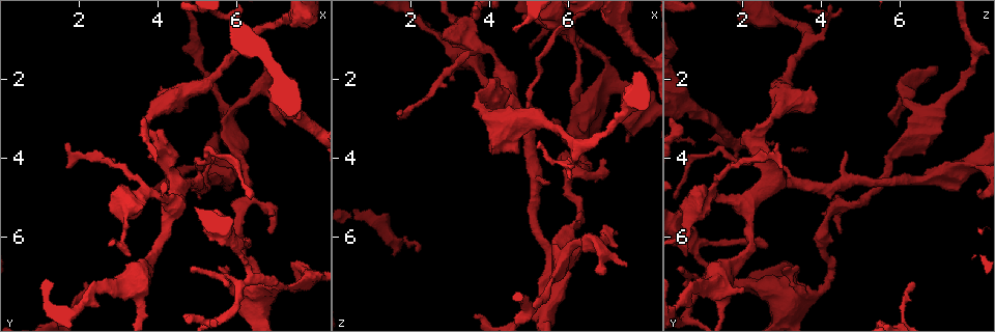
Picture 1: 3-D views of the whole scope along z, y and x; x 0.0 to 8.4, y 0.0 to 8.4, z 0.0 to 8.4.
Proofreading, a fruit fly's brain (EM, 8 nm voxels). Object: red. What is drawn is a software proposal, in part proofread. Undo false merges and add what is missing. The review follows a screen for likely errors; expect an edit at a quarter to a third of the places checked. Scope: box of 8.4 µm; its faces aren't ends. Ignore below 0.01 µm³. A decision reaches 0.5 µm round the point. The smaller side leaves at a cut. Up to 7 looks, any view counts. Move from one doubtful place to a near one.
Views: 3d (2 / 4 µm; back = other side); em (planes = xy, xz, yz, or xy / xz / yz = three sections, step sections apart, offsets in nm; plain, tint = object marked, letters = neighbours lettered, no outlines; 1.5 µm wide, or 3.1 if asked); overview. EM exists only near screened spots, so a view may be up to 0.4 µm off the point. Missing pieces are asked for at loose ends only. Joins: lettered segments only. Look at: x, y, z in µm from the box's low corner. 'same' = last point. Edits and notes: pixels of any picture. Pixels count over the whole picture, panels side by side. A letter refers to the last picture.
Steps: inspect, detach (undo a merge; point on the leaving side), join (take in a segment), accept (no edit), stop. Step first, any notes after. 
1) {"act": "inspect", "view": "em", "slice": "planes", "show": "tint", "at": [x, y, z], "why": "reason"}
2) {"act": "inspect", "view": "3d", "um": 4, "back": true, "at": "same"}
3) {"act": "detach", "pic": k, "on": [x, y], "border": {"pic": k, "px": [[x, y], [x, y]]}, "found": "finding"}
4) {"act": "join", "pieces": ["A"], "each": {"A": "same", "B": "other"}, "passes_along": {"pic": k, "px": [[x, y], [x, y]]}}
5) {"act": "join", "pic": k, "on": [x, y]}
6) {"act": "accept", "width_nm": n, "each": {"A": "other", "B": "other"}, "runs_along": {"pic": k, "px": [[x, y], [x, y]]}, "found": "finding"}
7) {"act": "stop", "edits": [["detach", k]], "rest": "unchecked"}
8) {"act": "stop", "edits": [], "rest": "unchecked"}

{"act": "inspect", "view": "3d", "um": 4, "at": [3.05, 7.30, 2.05], "why": "an open end"}

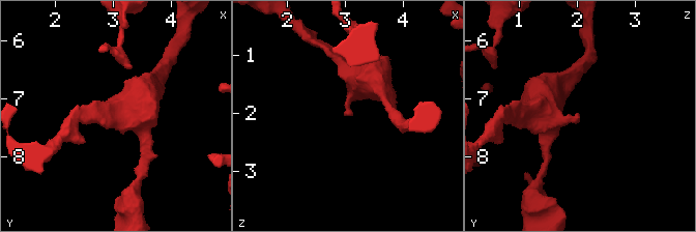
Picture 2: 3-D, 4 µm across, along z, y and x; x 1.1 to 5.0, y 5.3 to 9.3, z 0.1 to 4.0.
{"act": "inspect", "view": "em", "slice": "xz", "step": 4, "show": "letters", "at": [3.10, 7.30, 2.00], "why": "shape alone is not enough"}

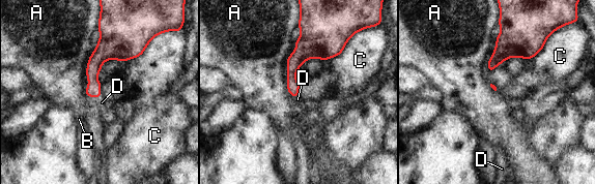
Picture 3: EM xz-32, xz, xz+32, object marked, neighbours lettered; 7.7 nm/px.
{"act": "join", "pieces": ["D"], "longest_contact_nm": ["C", 280], "each": {"A": "other", "B": "other", "C": "other", "D": "same"}, "passes_along": {"pic": 3, "px": [[93, 68], [95, 96], [92, 122]]}, "found": "the neuron continues"}

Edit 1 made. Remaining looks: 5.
{"act": "inspect", "view": "overview"}

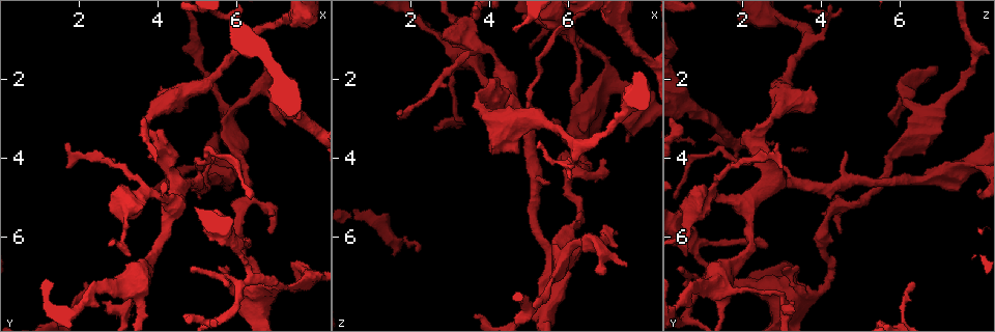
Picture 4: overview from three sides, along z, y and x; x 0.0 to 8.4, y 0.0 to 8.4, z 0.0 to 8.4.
{"act": "inspect", "view": "em", "slice": "yz", "step": 4, "show": "tint", "at": [6.75, 1.80, 7.00], "why": "free end"}

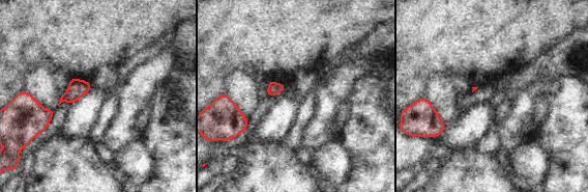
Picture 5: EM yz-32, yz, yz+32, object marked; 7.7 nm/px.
{"act": "inspect", "view": "em", "slice": "planes", "show": "letters", "at": "same"}

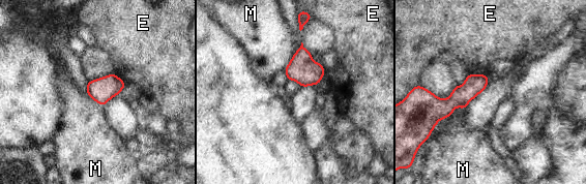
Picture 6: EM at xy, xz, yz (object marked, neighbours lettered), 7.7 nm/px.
{"act": "accept", "longest_contact_nm": ["M", 180], "each": {"E": "other", "M": "other"}, "found": "no lettered segment goes on from it"}

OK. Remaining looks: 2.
{"act": "stop", "edits": [["join", 3]], "rest": "unchecked"}

